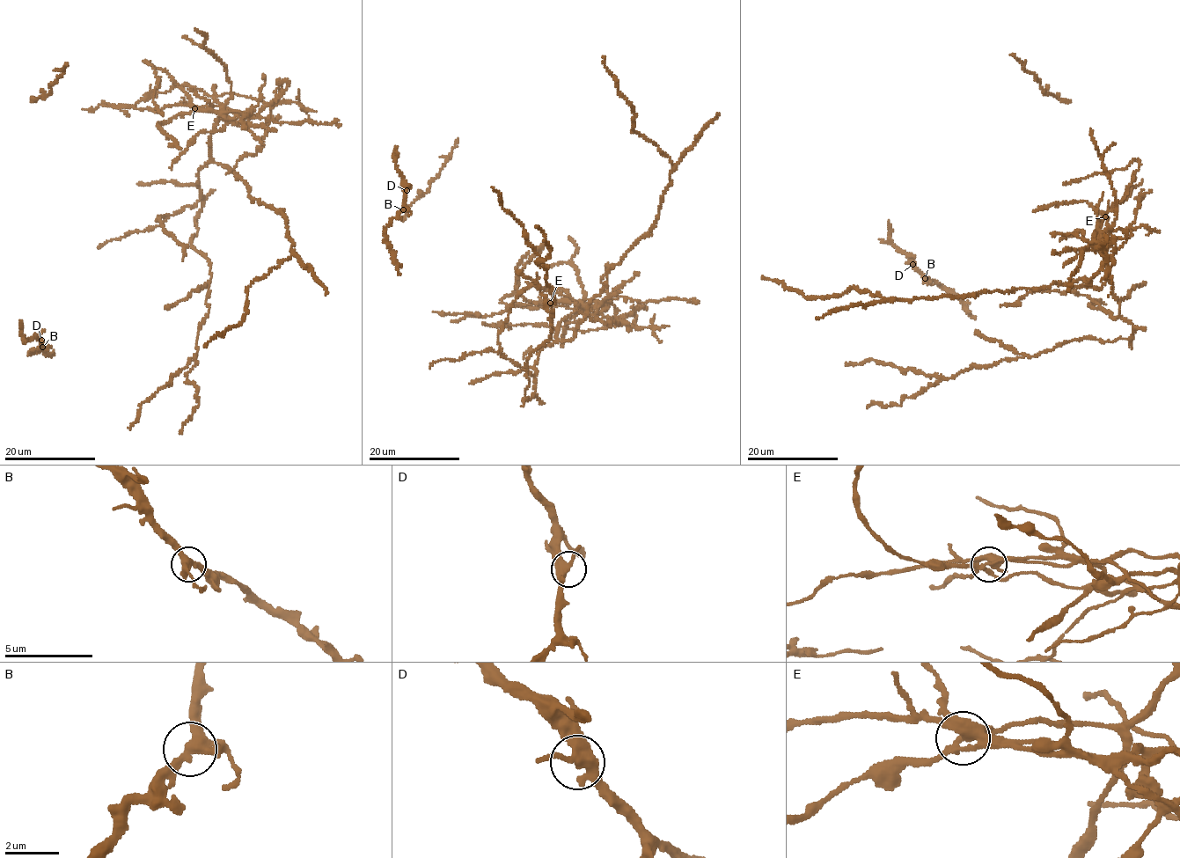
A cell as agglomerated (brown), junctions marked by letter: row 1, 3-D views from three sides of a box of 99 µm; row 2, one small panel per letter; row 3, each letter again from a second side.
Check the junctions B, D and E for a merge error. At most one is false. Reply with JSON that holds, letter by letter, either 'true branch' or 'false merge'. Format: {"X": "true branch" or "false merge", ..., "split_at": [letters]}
{"B": "true branch", "D": "true branch", "E": "false merge", "split_at": ["E"]}

